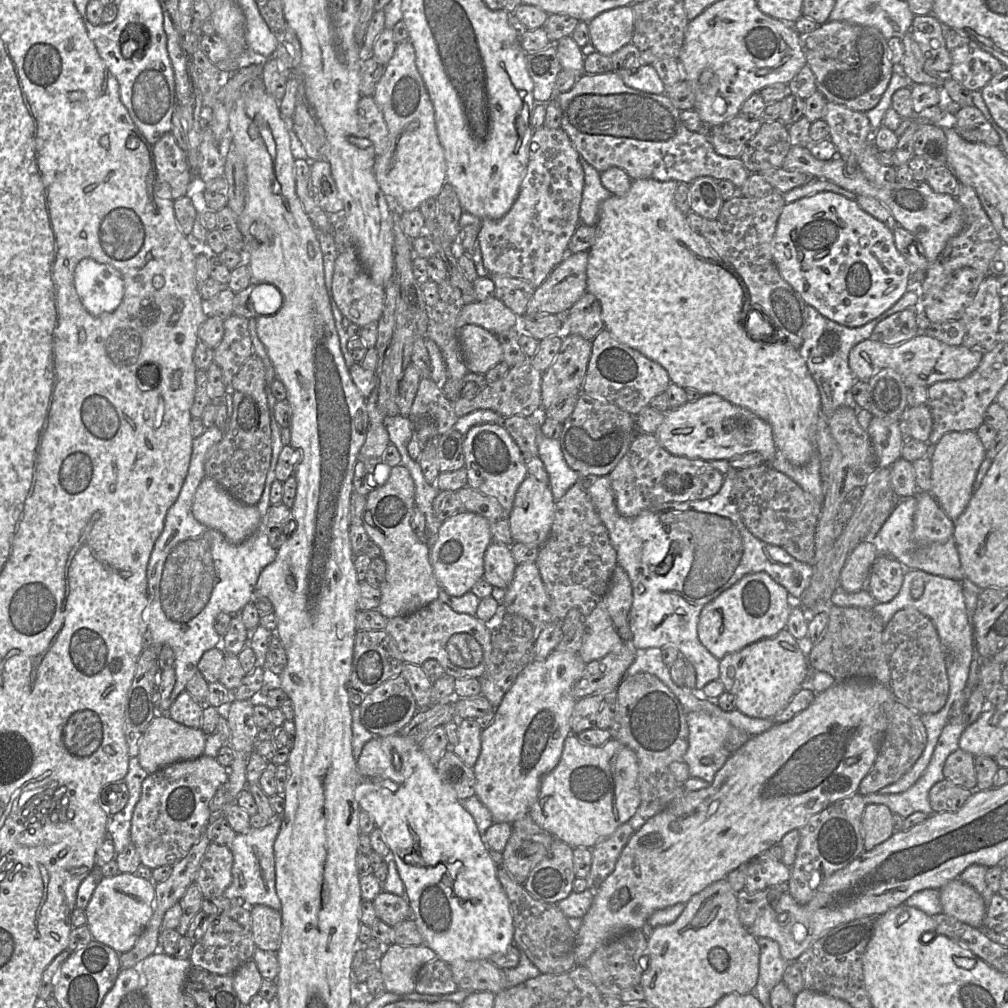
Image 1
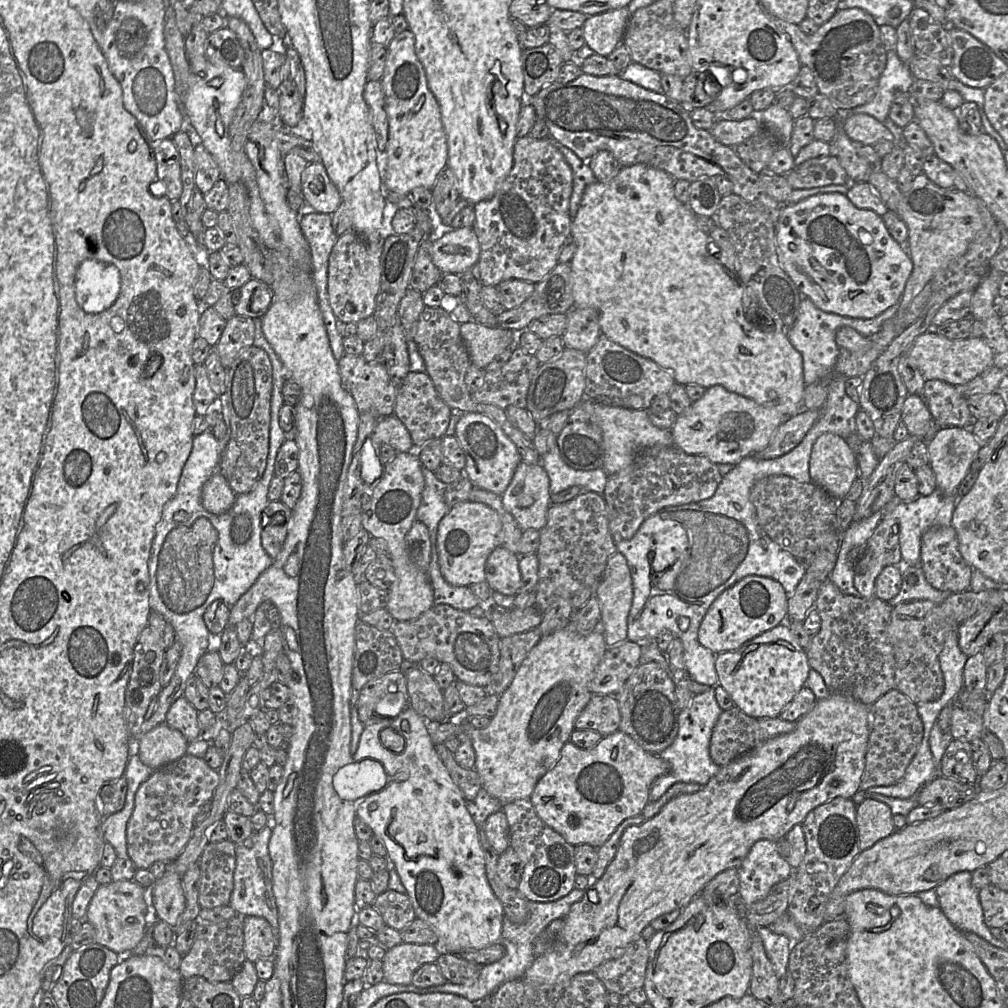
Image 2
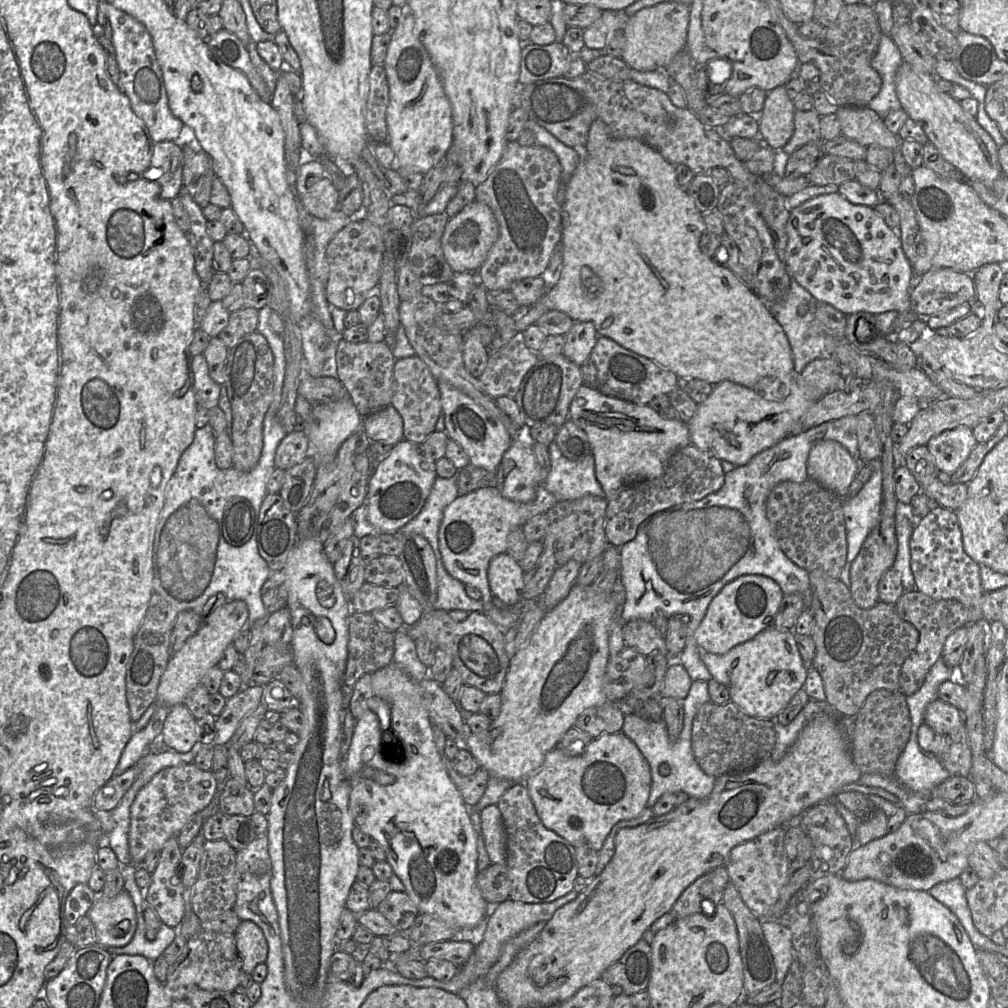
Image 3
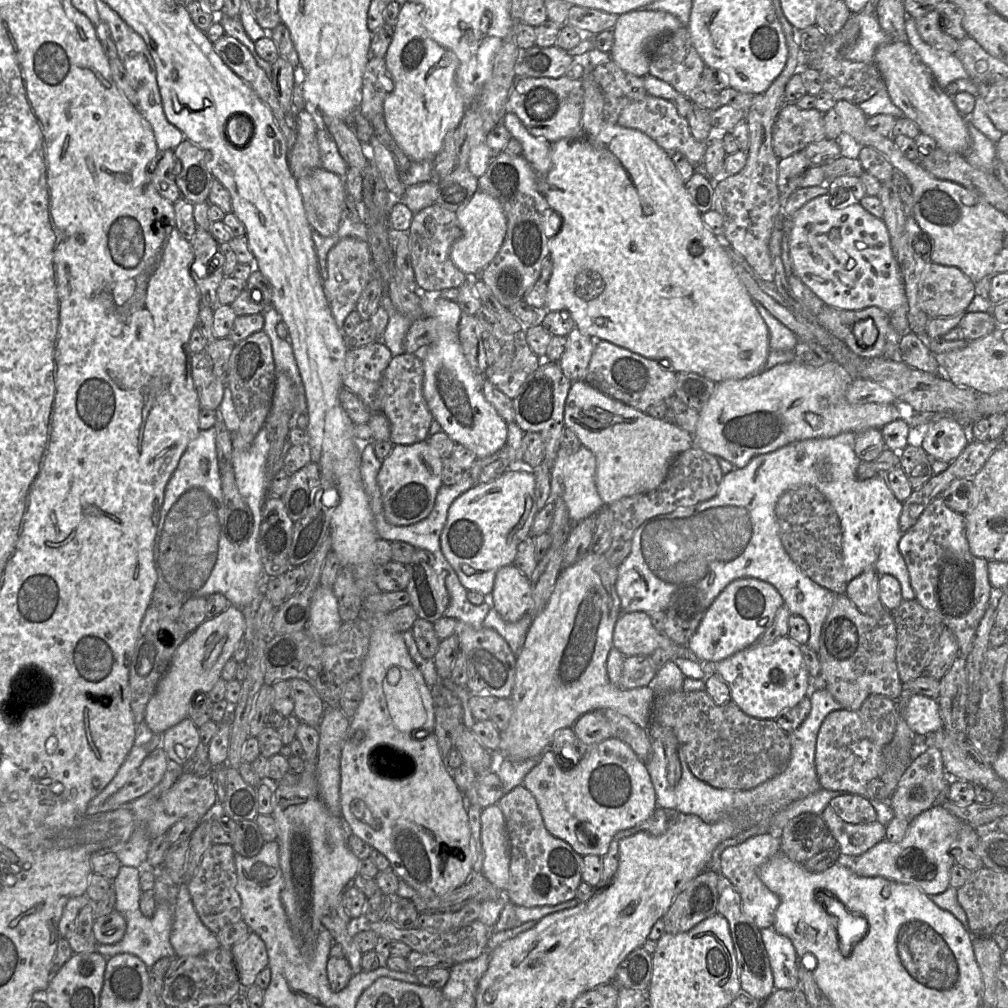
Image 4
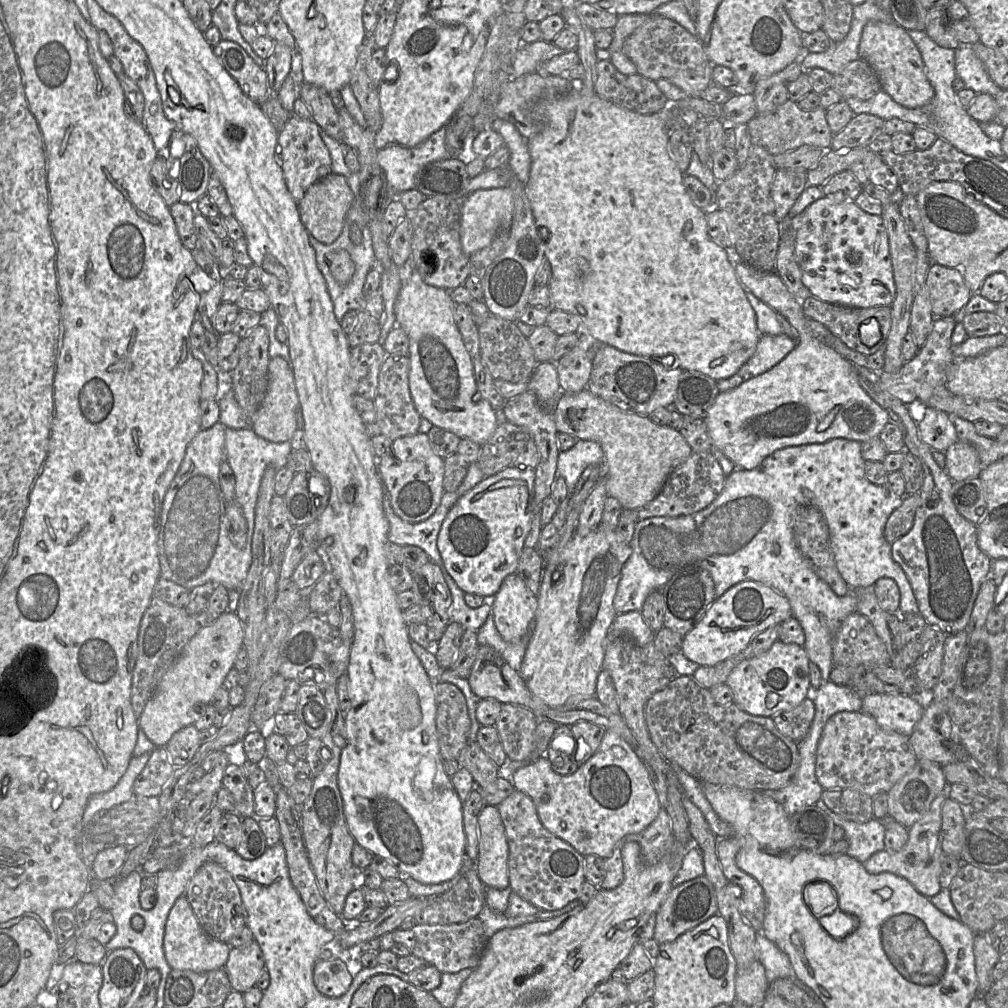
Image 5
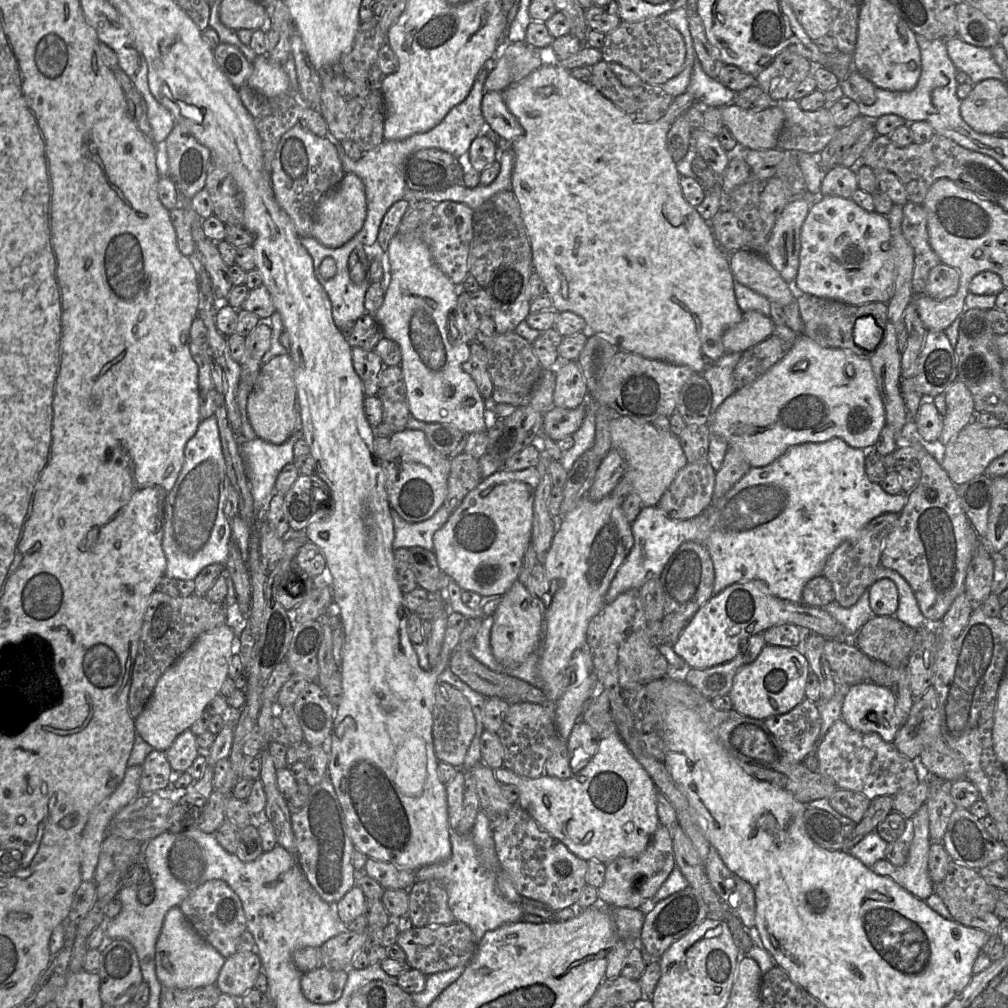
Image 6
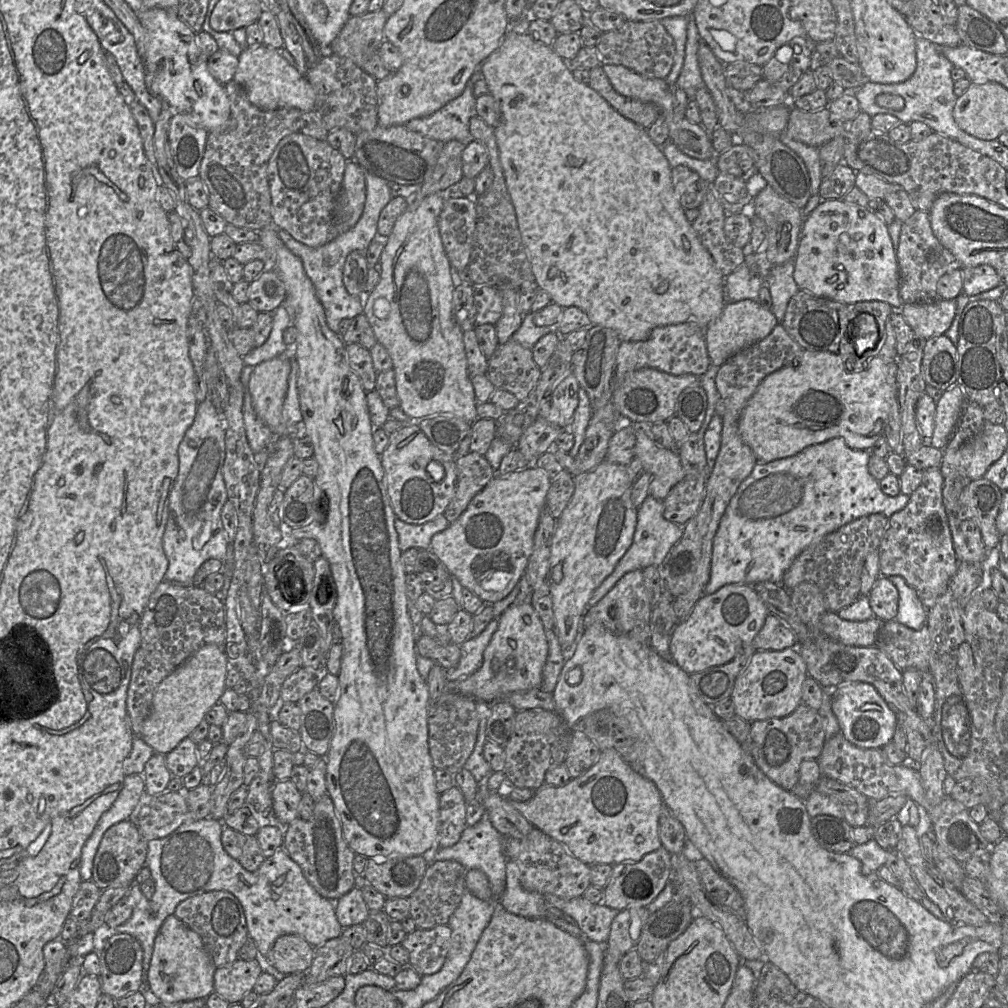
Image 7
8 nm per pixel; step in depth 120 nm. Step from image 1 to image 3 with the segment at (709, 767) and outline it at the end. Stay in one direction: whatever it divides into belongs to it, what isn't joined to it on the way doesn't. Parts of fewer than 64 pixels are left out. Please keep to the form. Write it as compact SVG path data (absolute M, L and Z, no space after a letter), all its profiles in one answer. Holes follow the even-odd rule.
M693 681L687 697L683 700L684 722L683 729L676 741L670 741L664 721L643 719L635 714L624 715L622 733L625 734L639 748L648 761L651 770L651 791L646 807L653 807L660 797L666 793L684 792L690 798L706 799L711 794L716 778L707 775L698 765L691 745L693 719L699 707L710 701L708 683ZM661 764L669 765L669 775L663 776L659 772Z

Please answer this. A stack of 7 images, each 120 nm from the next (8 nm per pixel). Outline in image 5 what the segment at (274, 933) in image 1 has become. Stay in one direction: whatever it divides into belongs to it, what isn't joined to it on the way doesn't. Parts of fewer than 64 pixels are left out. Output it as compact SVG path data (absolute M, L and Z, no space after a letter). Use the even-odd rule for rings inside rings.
M257 941L231 948L224 969L234 991L245 993L256 986L259 976L265 970L265 959Z

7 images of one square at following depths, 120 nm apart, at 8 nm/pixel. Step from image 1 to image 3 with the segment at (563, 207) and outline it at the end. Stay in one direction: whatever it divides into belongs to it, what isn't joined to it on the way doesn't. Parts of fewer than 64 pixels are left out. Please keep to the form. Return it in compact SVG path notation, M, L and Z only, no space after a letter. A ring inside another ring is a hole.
M511 141L505 145L501 159L488 178L476 187L475 200L490 207L499 228L498 238L477 273L478 283L488 292L509 290L515 281L546 273L551 255L562 239L562 206L557 202L561 172L556 154L548 147L521 146L517 141Z

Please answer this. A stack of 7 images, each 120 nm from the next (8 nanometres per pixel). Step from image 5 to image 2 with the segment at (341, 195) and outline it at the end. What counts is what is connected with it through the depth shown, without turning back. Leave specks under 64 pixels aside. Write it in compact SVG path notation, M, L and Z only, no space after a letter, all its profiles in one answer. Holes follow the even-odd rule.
M320 162L307 164L301 184L303 199L317 212L333 214L342 203L337 188Z

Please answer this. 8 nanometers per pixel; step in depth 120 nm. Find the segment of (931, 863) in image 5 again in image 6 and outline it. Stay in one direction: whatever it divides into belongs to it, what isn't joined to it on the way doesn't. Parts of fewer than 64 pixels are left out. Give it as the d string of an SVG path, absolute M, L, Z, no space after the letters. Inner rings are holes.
M925 803L910 819L913 823L913 837L906 839L909 844L908 859L903 866L895 866L886 858L878 860L870 869L894 882L925 901L933 893L933 882L929 876L928 853L931 845L929 815Z

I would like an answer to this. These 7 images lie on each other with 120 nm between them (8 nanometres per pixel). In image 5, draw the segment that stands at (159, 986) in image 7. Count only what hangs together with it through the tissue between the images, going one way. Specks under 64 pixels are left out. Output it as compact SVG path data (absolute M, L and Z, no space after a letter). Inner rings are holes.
M185 894L181 895L171 908L164 934L165 957L172 969L206 972L224 968L231 947L205 933L200 926Z

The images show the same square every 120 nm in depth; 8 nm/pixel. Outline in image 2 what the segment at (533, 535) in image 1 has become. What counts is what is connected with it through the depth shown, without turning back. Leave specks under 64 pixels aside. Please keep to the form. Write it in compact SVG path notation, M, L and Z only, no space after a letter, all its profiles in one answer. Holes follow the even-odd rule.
M520 462L507 489L501 496L504 508L521 529L541 530L551 505L549 477L542 464Z

